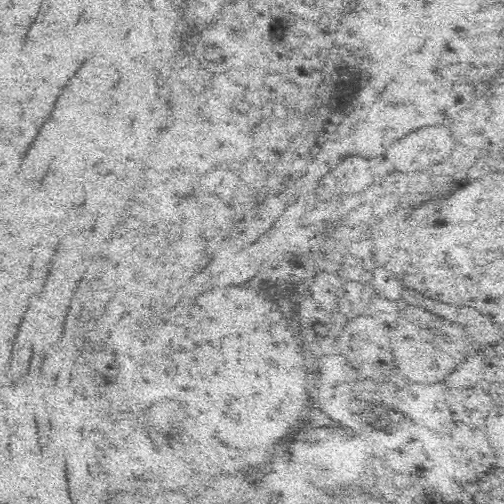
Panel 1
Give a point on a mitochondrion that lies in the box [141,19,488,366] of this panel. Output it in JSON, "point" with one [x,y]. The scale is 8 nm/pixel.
{"point":[345,82]}

